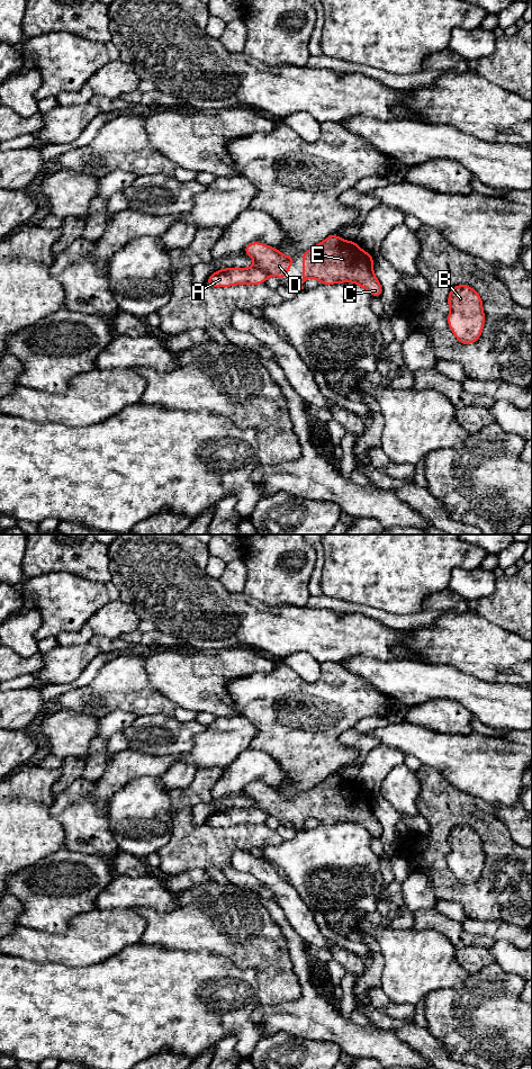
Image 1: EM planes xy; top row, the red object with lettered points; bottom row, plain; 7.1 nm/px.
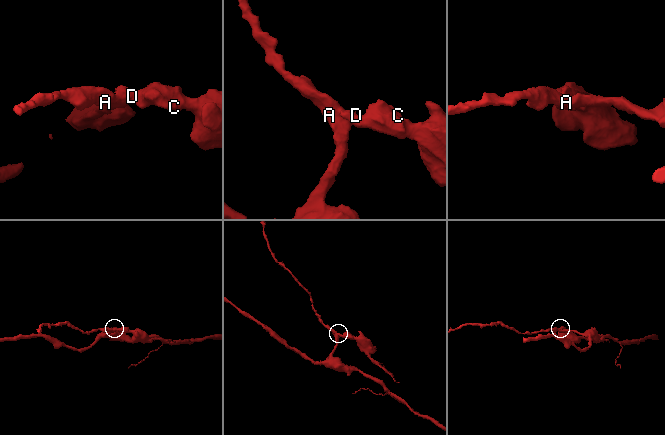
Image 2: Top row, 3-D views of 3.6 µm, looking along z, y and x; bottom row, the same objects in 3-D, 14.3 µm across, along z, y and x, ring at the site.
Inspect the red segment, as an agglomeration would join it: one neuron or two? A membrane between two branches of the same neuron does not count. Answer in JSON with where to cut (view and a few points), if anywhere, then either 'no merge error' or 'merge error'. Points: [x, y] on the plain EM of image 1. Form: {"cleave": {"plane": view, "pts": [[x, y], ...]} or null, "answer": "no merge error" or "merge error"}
{"cleave": {"plane": "xy", "pts": [[255, 805], [270, 815]]}, "answer": "merge error"}

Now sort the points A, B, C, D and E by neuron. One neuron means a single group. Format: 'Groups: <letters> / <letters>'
Groups: A / B C D E

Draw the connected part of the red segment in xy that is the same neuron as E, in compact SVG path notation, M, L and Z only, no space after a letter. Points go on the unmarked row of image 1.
M332 774L303 792L303 824L315 818L321 824L353 823L380 837L382 826L373 812L373 797L354 781Z

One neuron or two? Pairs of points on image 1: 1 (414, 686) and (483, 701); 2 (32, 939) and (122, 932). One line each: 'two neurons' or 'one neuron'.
1: one neuron
2: one neuron

